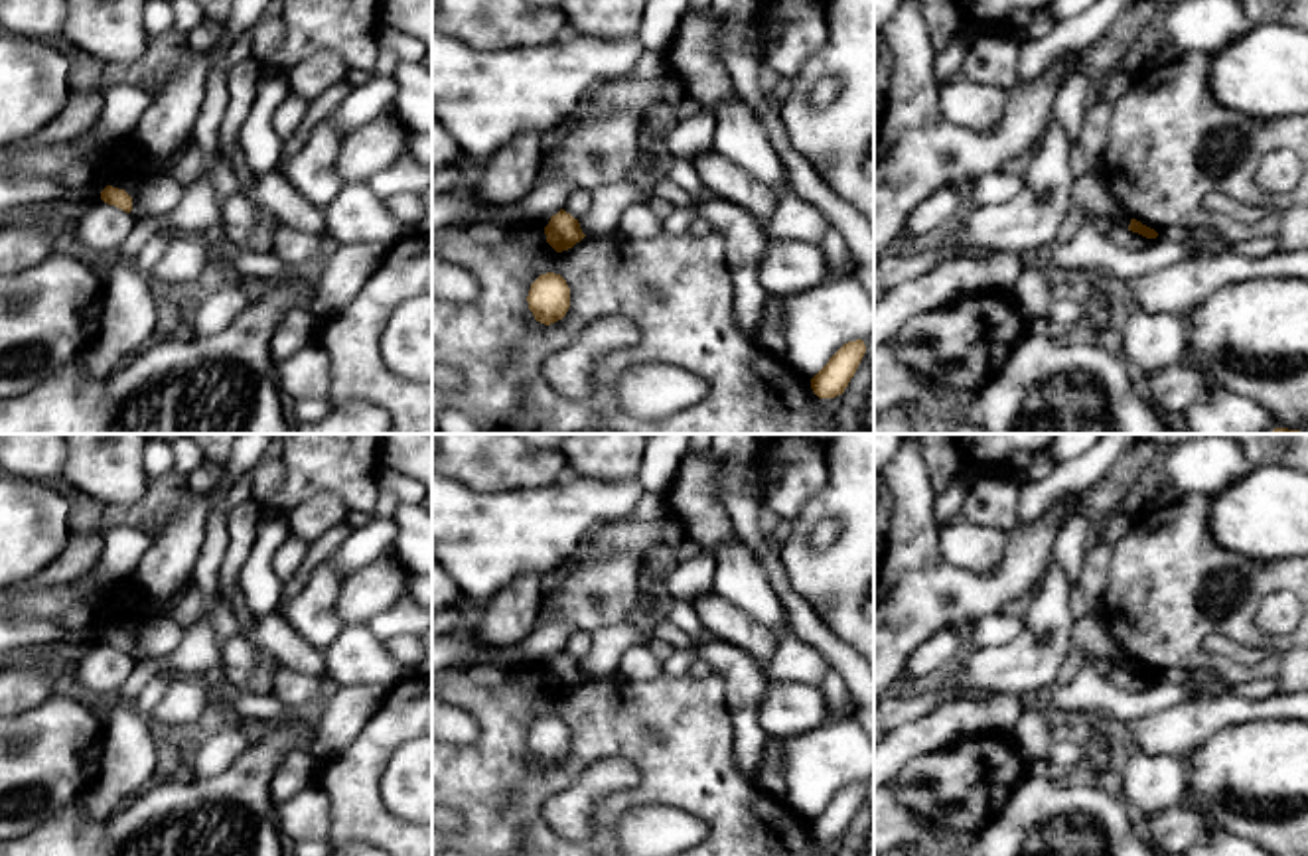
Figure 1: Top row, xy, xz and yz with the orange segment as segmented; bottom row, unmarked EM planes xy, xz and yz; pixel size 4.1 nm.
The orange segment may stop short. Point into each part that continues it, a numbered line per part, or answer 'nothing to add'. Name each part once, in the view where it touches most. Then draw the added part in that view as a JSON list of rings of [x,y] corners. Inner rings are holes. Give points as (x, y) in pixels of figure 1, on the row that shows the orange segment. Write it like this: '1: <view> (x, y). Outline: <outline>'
nothing to add

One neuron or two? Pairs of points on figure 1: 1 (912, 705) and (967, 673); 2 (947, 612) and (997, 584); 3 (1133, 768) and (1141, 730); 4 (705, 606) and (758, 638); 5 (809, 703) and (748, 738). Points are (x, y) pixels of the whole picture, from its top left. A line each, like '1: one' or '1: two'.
1: one
2: one
3: two
4: one
5: two

